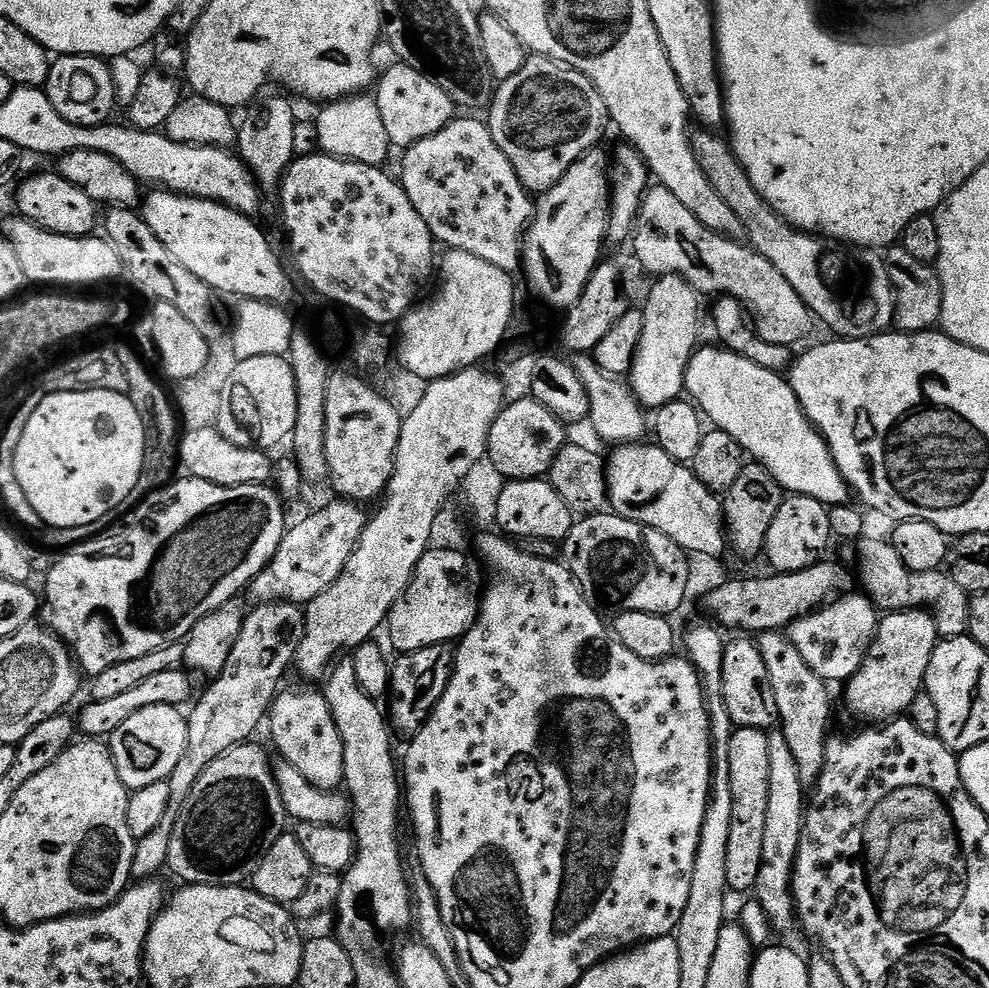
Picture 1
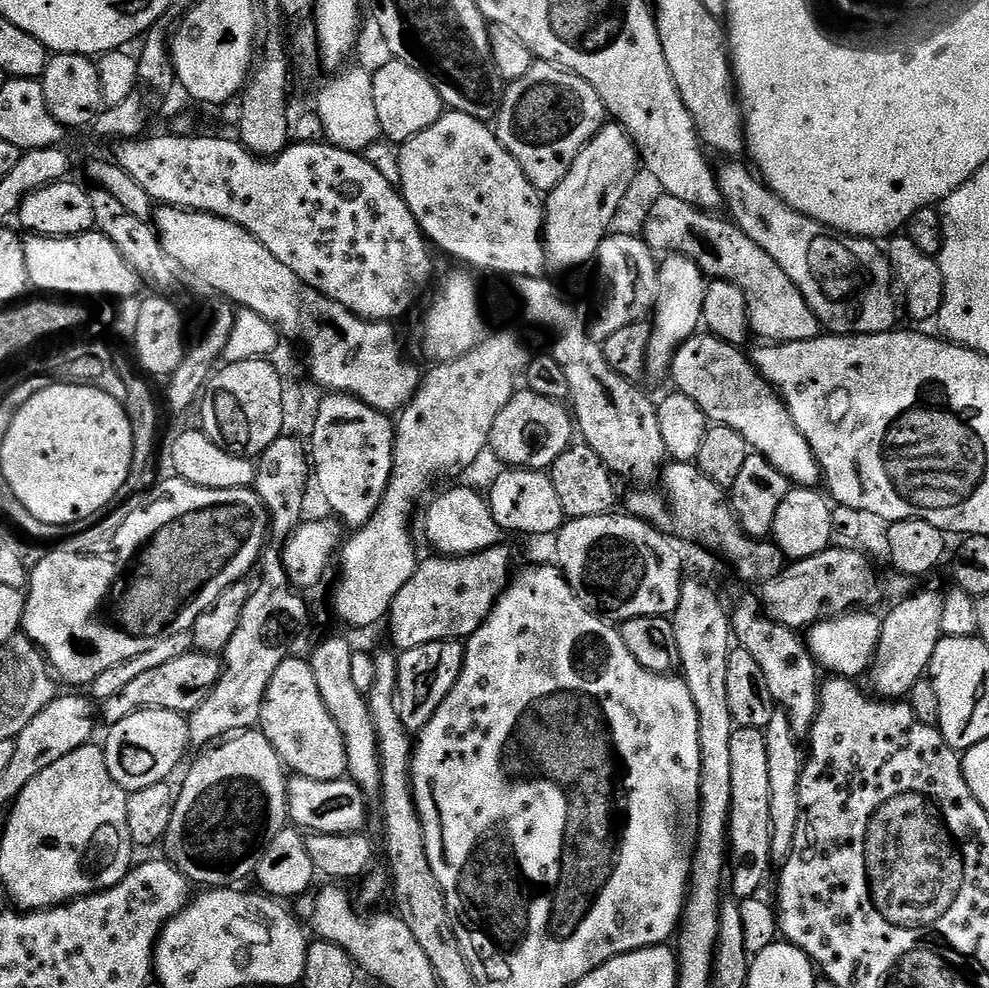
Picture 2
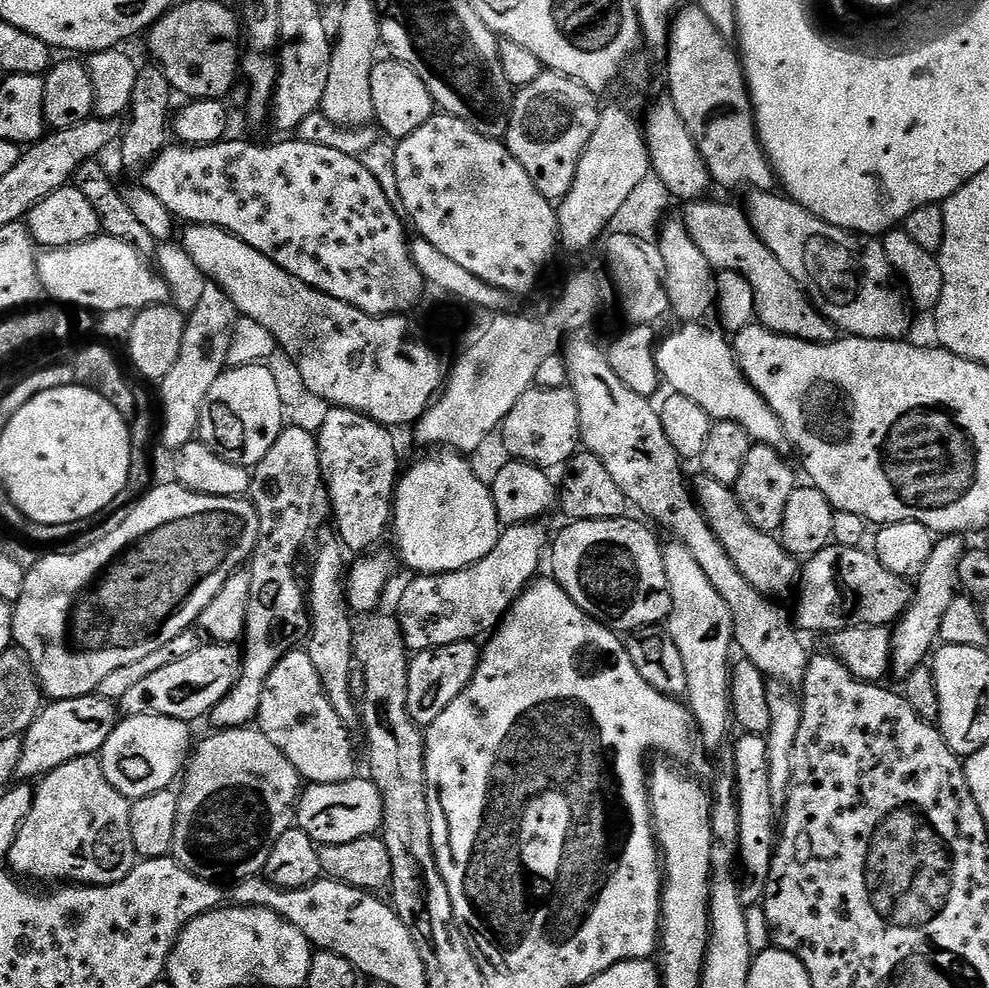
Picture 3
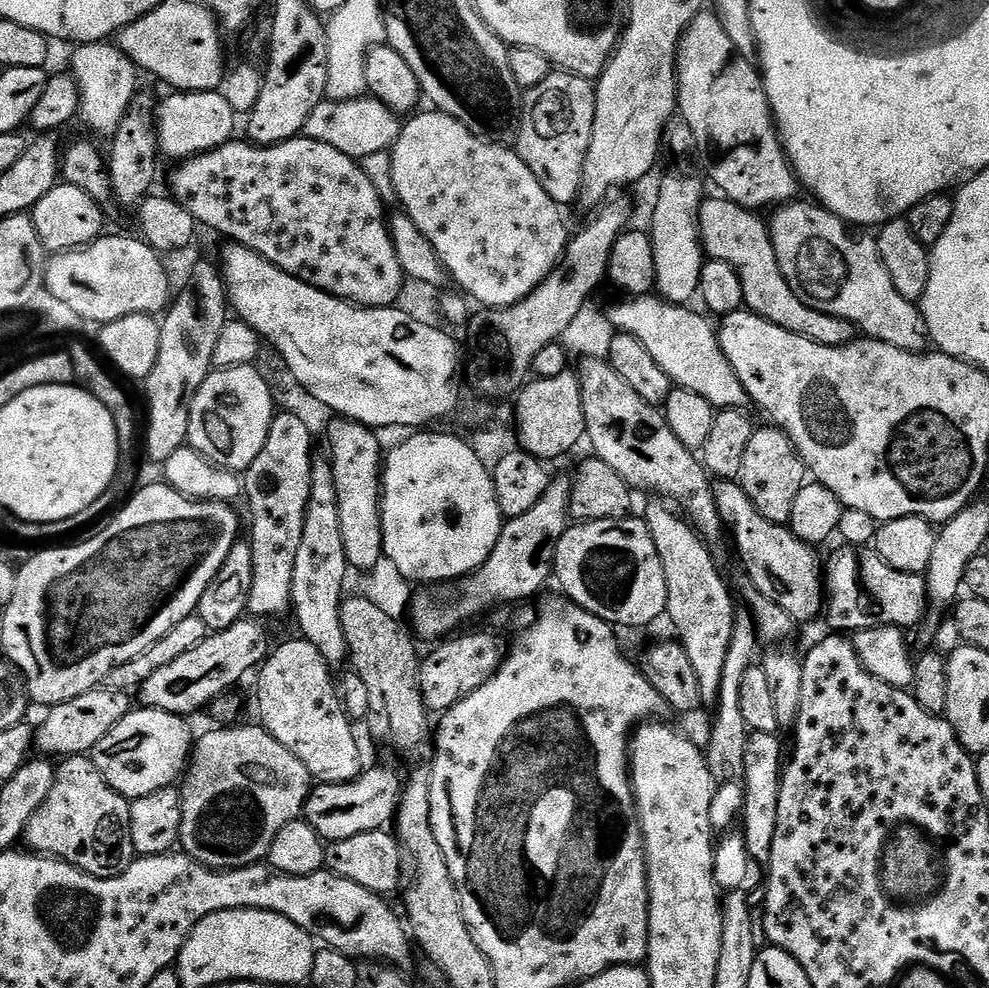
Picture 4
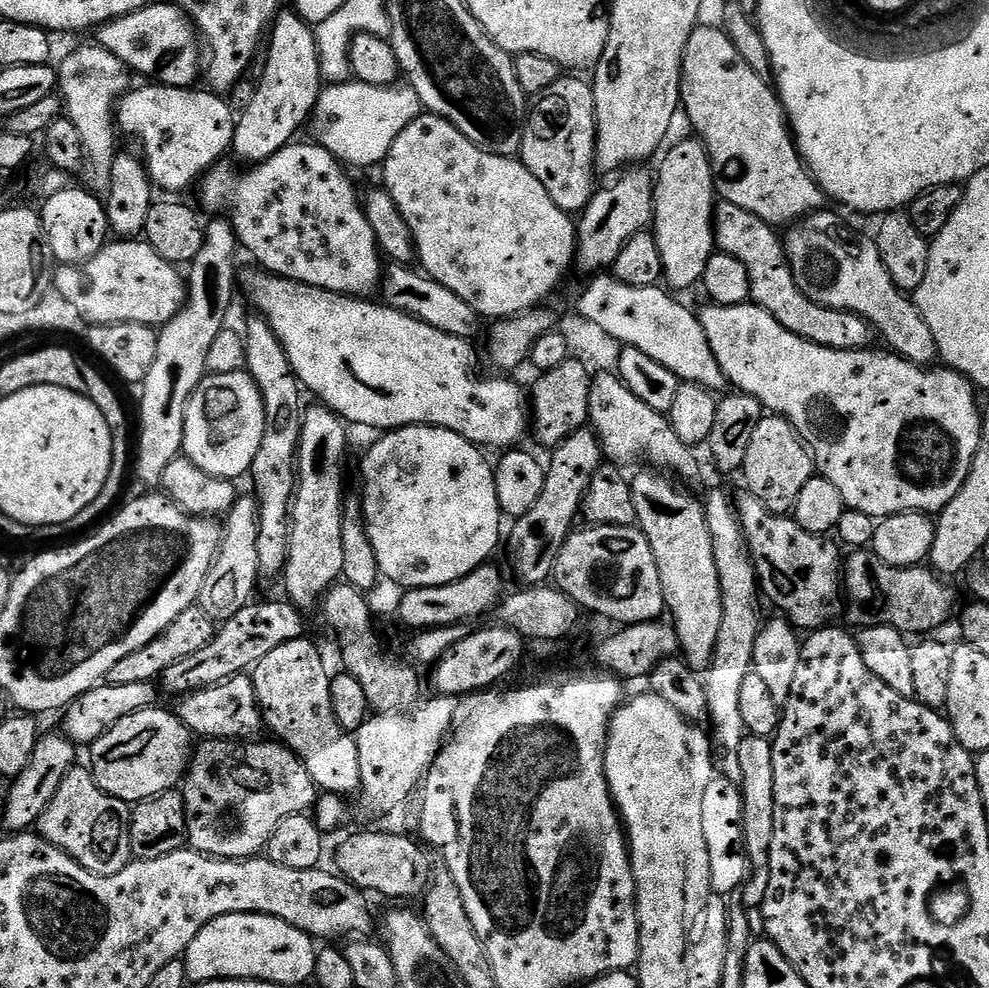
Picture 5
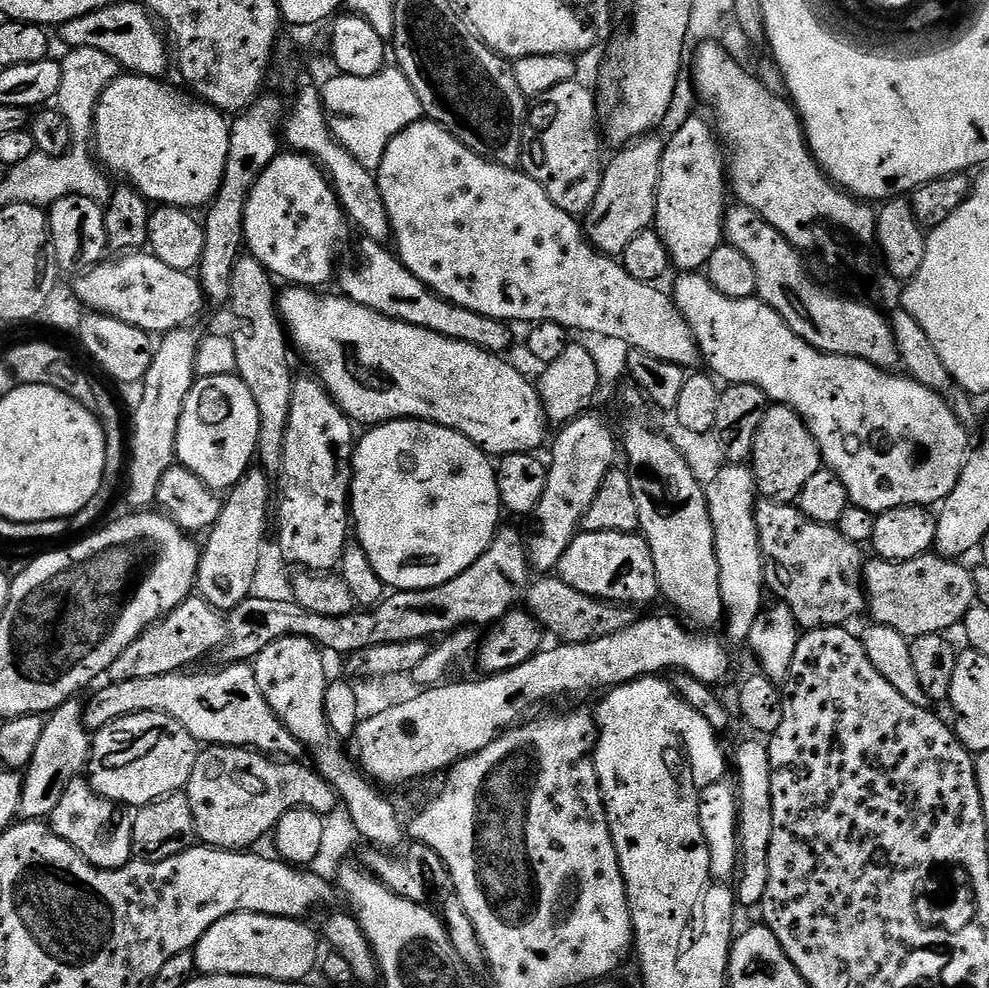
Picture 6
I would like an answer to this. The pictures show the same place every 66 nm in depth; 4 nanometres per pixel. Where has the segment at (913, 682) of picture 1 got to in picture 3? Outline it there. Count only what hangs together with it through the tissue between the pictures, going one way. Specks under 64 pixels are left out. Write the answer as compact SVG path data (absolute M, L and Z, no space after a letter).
M944 534L933 543L930 558L915 581L912 602L891 629L891 671L897 672L900 678L907 677L908 673L925 667L926 661L933 655L934 649L937 647L942 622L946 618L946 610L950 610L960 588L958 566L966 551L964 540L965 537L960 534Z

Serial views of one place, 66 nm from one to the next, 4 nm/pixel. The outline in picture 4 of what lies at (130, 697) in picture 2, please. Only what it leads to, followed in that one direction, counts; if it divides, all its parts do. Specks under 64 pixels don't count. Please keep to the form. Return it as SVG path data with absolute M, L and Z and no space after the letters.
M245 618L234 622L221 632L212 632L208 639L202 641L194 650L182 654L170 666L162 666L162 670L150 674L146 682L138 689L139 703L146 708L162 710L175 716L191 717L191 712L199 708L207 709L219 696L231 693L232 688L248 671L259 669L268 659L268 628L263 619Z

